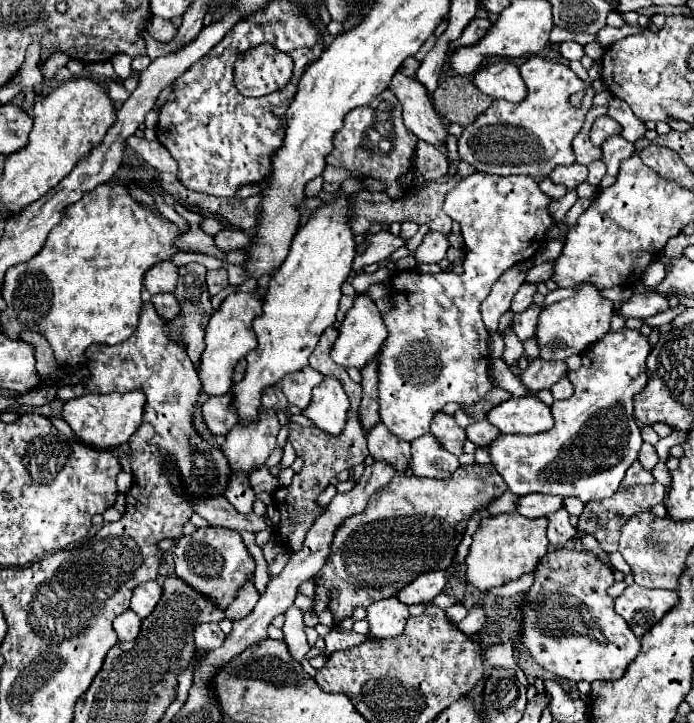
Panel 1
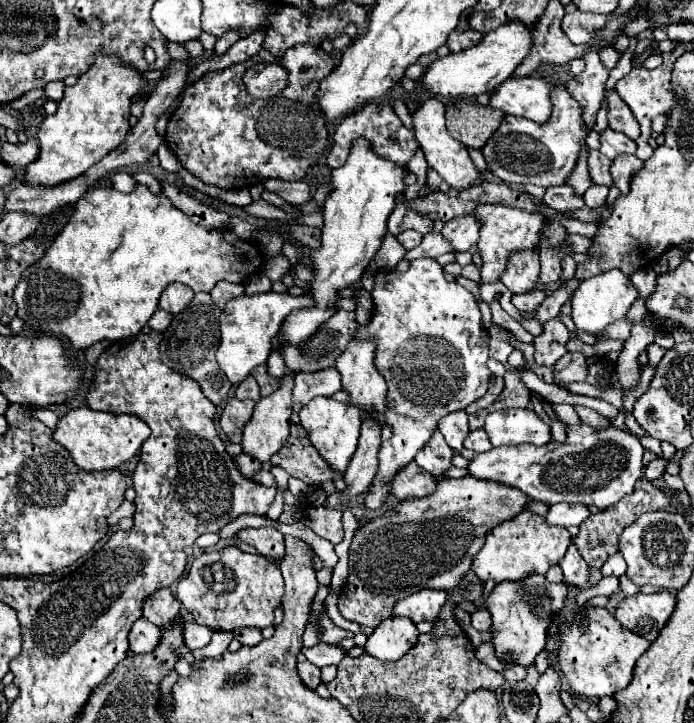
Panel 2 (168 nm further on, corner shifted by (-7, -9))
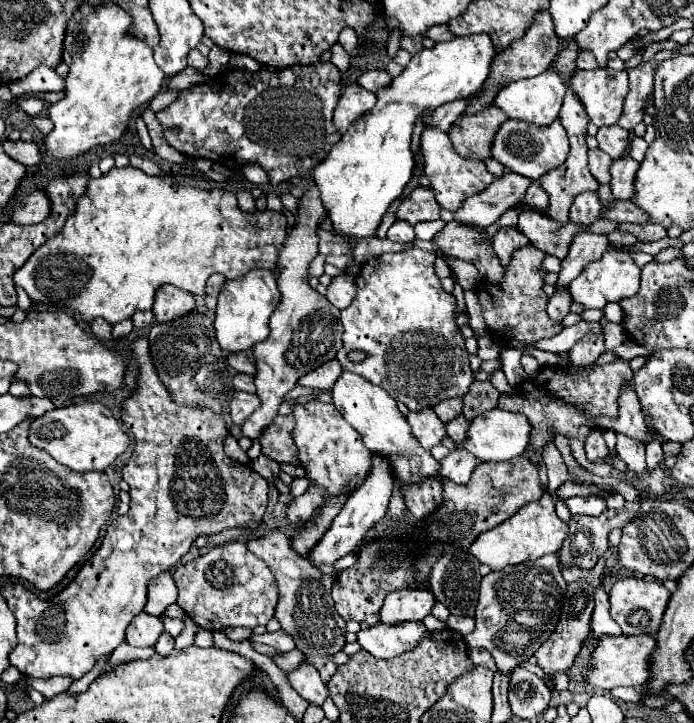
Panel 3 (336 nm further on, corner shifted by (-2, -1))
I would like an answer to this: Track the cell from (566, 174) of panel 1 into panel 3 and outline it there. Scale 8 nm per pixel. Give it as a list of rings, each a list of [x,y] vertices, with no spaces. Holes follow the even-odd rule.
[[[533,182],[533,184],[529,186],[529,190],[525,192],[523,202],[525,202],[531,210],[535,210],[535,212],[539,212],[539,214],[545,214],[543,210],[547,210],[549,196],[547,196],[547,192],[545,192],[543,188],[539,188],[537,182]]]

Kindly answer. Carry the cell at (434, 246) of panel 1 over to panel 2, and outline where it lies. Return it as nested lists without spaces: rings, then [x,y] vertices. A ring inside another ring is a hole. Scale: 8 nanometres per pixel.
[[[468,214],[446,222],[442,228],[442,236],[448,240],[448,244],[452,244],[454,252],[466,252],[476,244],[478,230],[480,222]]]

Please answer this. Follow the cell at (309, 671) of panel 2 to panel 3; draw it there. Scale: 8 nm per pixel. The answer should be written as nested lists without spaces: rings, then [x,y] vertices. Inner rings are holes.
[[[299,664],[297,670],[289,672],[289,682],[309,704],[323,706],[323,702],[329,698],[329,690],[319,678],[319,672],[309,664]]]

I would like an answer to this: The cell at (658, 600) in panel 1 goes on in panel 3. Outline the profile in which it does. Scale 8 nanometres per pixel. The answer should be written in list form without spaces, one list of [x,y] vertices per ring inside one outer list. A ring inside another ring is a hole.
[[[619,578],[611,590],[609,590],[609,600],[611,600],[611,616],[613,620],[621,626],[623,634],[635,636],[635,634],[649,634],[655,636],[663,618],[663,612],[667,608],[671,594],[661,582],[647,582],[647,580],[637,580],[637,578]]]

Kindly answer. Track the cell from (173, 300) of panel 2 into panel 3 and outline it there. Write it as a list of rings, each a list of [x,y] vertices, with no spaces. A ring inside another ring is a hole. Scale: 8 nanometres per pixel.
[[[165,284],[157,290],[153,314],[155,314],[155,320],[159,324],[163,324],[163,322],[171,322],[175,318],[181,318],[181,316],[193,312],[193,308],[195,308],[193,294],[179,290],[171,284]]]

